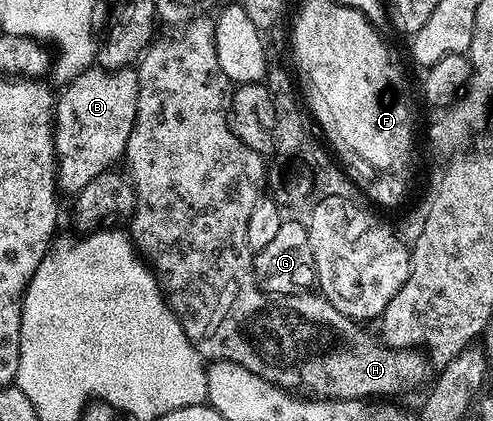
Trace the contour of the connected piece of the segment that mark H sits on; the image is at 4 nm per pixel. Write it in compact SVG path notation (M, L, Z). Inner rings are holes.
M200 18L191 21L182 29L180 36L172 40L156 39L143 52L137 64L139 74L139 98L137 100L137 118L133 122L133 130L129 134L127 151L125 153L126 171L135 188L135 212L129 218L129 235L135 241L136 248L145 257L148 265L153 269L159 287L165 293L167 305L181 322L189 342L198 350L204 361L214 362L224 360L233 362L237 366L245 366L245 370L253 370L261 378L273 382L279 388L285 388L292 394L302 394L316 400L366 400L368 398L399 398L402 392L411 392L419 388L427 380L431 368L427 365L428 357L422 356L418 347L393 348L384 343L378 335L366 332L364 325L357 320L351 320L345 314L338 312L322 294L312 294L307 290L300 290L290 294L268 294L259 286L255 279L255 257L249 246L249 214L253 214L253 206L265 192L265 160L258 156L249 146L237 138L231 128L231 94L233 85L231 79L221 70L217 62L217 46L215 45L215 25L210 19Z

